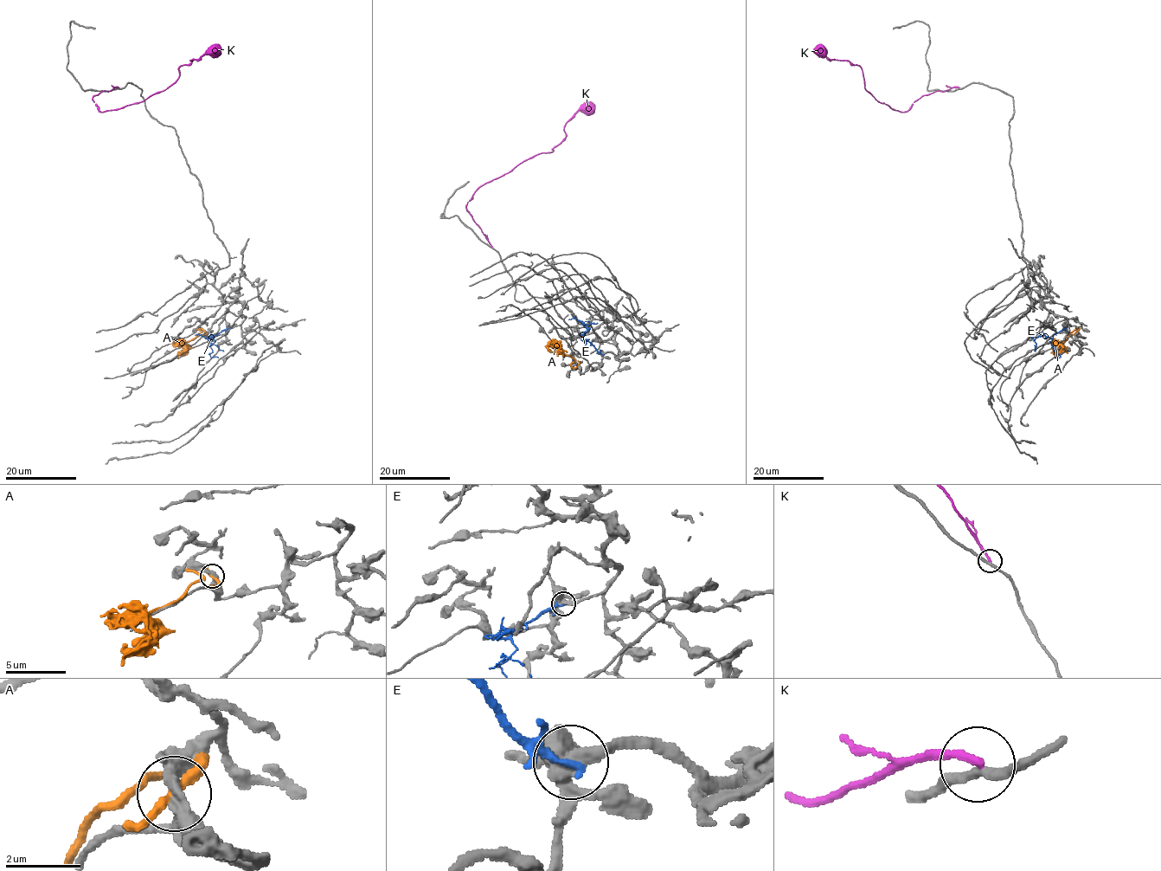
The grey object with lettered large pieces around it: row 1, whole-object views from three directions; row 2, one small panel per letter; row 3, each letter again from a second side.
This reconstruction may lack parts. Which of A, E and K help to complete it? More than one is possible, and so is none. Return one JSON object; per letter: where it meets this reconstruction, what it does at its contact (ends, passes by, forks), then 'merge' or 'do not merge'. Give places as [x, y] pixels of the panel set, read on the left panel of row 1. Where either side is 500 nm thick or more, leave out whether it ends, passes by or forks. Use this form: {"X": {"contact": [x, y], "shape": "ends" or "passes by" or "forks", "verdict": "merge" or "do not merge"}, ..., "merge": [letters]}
{"A": {"contact": [204, 332], "shape": "passes by", "verdict": "do not merge"}, "E": {"contact": [228, 327], "shape": "ends", "verdict": "do not merge"}, "K": {"contact": [118, 87], "shape": "ends", "verdict": "do not merge"}, "merge": []}

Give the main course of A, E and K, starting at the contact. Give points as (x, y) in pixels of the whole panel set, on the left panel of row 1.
A: (204, 332), (198, 329), (201, 332), (182, 344), (183, 350), (176, 358)
E: (228, 328), (209, 338), (223, 351)
K: (118, 88), (95, 95), (99, 111), (141, 102), (167, 89), (179, 77), (182, 66), (216, 54), (221, 48)

